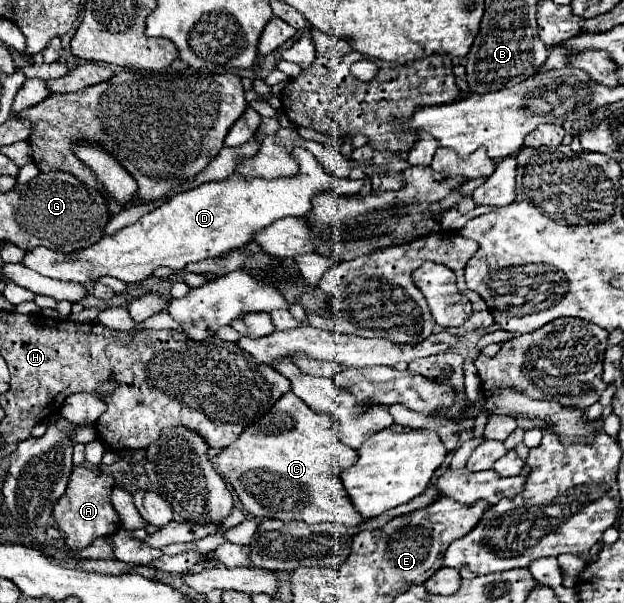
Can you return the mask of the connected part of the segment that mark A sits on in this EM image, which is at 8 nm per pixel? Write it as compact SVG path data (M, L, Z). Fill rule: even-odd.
M85 465L73 467L67 491L53 507L53 517L55 517L57 527L65 535L67 551L85 549L87 545L93 543L93 539L117 533L121 529L121 519L119 519L113 503L111 503L111 489L113 489L113 477L111 475L95 473Z

